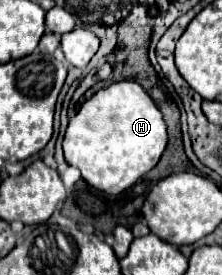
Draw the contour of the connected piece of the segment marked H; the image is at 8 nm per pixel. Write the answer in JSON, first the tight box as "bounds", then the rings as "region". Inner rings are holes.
{"bounds":[63,81,167,195],"region":[[[133,81],[113,83],[97,91],[91,99],[87,99],[77,111],[77,115],[71,117],[65,139],[63,139],[65,161],[77,167],[81,171],[81,177],[89,185],[109,195],[119,195],[121,191],[129,189],[139,177],[151,171],[157,165],[165,147],[167,147],[167,125],[161,117],[161,111],[153,103],[153,99],[145,93],[145,89]]]}

